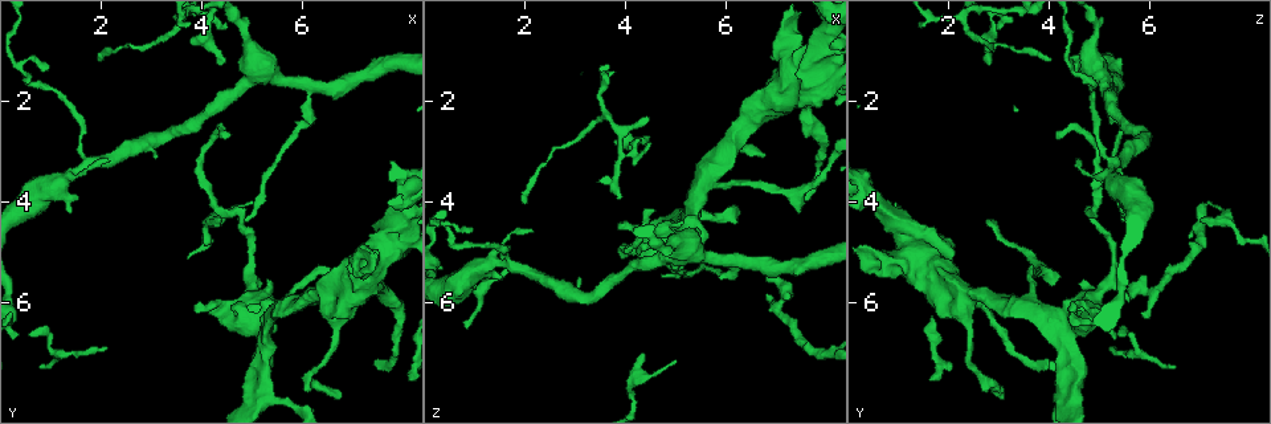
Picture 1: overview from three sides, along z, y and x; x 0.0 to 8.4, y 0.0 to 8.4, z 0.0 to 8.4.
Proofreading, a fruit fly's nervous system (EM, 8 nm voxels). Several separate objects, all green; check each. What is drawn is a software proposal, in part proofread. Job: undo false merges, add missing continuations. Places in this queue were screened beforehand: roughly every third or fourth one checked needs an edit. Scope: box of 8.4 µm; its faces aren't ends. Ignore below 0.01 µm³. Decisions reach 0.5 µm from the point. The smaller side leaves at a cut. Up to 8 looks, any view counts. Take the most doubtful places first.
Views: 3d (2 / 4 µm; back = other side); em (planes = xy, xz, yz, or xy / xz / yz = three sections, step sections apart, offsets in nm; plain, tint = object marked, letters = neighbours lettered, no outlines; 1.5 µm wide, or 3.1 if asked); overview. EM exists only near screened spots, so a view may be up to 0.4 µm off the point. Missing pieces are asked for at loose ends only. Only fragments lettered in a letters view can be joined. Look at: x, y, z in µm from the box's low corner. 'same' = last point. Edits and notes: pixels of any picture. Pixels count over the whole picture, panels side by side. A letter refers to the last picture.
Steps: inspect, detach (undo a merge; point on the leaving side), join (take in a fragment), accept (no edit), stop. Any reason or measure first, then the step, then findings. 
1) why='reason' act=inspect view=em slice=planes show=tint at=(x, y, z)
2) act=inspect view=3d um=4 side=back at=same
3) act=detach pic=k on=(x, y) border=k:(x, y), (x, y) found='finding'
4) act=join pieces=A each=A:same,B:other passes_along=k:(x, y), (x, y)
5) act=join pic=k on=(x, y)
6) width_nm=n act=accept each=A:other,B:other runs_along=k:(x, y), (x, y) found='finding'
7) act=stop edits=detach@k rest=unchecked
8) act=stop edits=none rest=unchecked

why='tapers out' act=inspect view=3d um=2 at=(4.45, 2.80, 4.15)

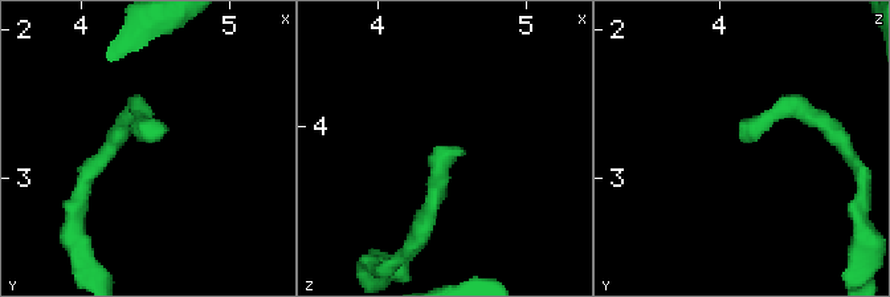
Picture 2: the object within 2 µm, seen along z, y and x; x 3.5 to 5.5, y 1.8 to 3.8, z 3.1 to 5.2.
why='now the EM' act=inspect view=em slice=yz step=8 show=tint at=(4.48, 2.76, 4.16)

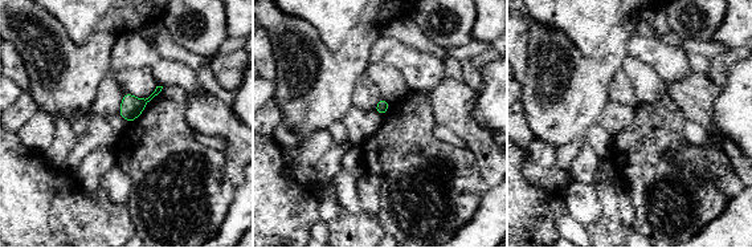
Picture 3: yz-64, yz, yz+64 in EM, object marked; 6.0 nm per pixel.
act=inspect view=em slice=planes show=letters at=same

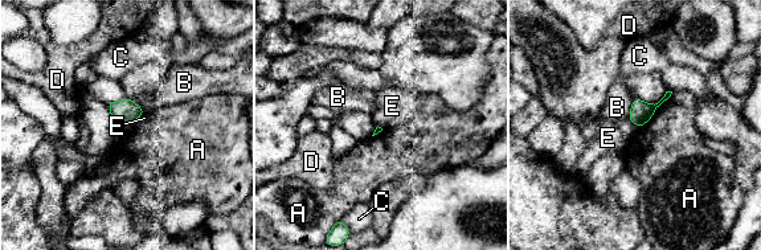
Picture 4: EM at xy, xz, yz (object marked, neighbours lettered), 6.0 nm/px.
act=accept each=A:other,B:other,C:other,D:other,E:other found='no lettered fragment goes on from it'

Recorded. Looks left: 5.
why='sharp bend' act=inspect view=3d um=4 side=back at=(6.10, 7.60, 2.75)

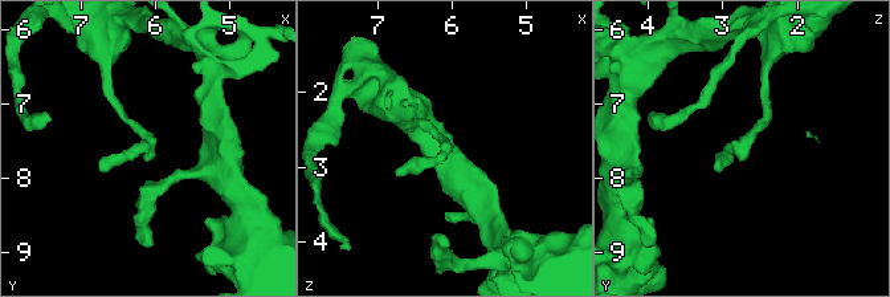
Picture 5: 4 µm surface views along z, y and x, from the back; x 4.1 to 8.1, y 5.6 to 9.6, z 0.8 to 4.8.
why='shape alone is not enough' act=inspect view=em slice=xy step=8 show=letters at=(6.10, 7.60, 2.85)

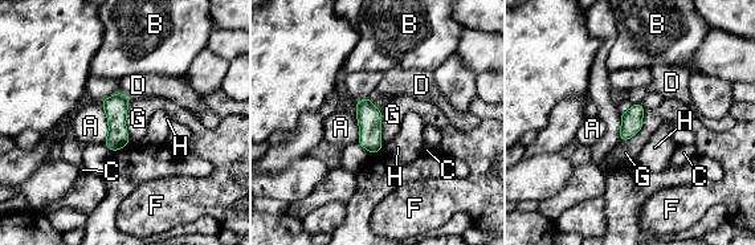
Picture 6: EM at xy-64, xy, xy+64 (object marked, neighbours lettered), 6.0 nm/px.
act=accept each=A:other,B:other,C:other,D:other,F:other,G:other,H:other found='continuous, no second cell'

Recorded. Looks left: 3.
why='thin end' act=inspect view=em slice=xy step=4 show=letters at=(0.80, 7.30, 6.45)

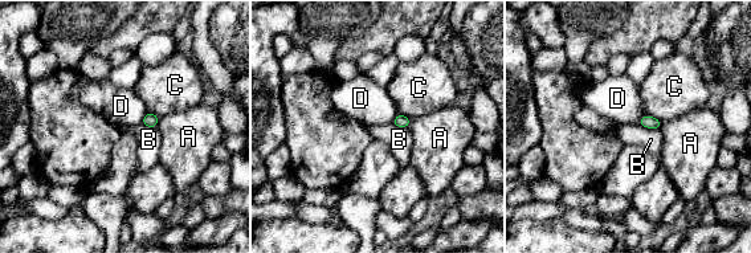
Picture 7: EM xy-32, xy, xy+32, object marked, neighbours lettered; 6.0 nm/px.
why='cut it another way' act=inspect view=em slice=planes show=letters at=same

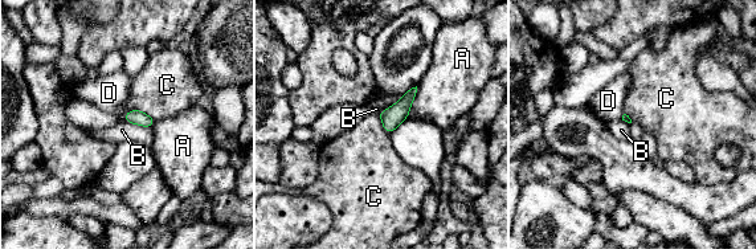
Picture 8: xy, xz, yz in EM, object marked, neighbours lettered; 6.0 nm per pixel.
act=accept each=A:other,B:other,C:other,D:other border=8:(129, 110), (142, 110), (154, 121) found='no lettered fragment goes on from it'

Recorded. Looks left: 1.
act=stop edits=none rest=unchecked

